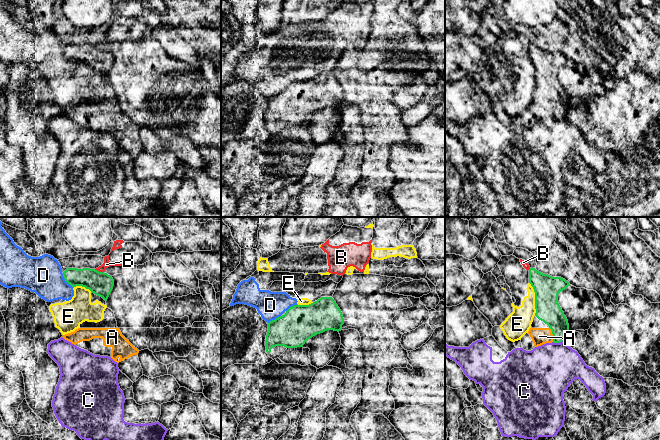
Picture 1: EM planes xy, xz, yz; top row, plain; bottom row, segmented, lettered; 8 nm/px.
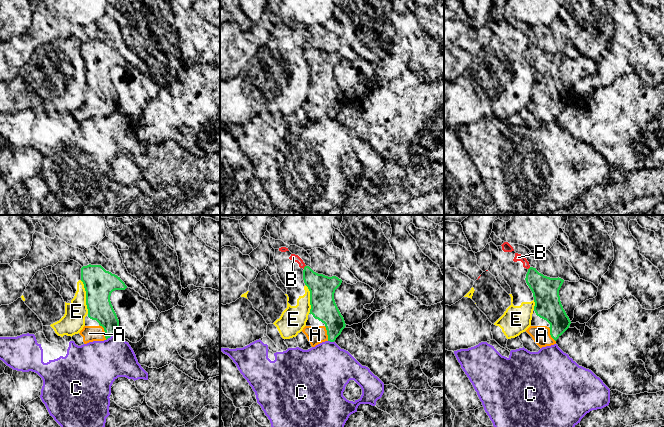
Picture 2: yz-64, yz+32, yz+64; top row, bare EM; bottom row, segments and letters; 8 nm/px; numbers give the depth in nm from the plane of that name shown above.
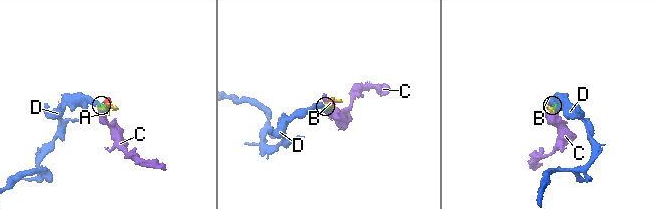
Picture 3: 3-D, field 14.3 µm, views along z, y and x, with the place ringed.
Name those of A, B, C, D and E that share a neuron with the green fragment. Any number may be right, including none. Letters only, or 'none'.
A

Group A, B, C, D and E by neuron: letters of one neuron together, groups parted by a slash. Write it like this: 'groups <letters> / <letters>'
groups A / B D E / C

